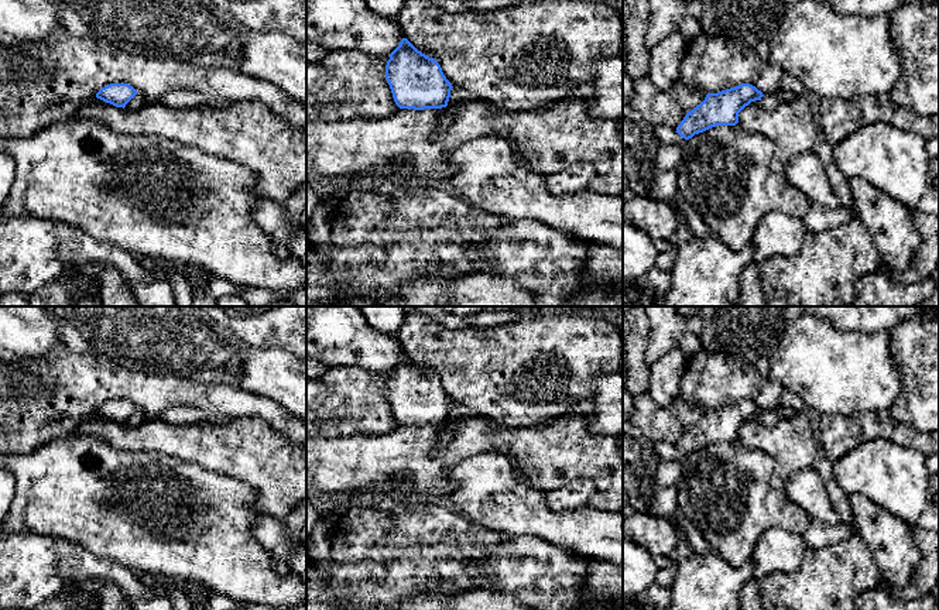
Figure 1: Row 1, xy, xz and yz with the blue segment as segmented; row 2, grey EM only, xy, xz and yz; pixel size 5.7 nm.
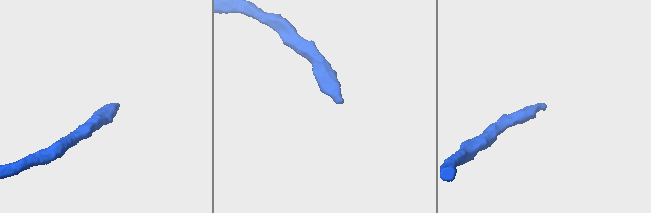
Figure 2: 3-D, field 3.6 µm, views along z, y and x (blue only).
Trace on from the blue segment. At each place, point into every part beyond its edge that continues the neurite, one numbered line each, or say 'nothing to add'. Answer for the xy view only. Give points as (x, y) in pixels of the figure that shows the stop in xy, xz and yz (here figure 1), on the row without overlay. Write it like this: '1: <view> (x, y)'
nothing to add

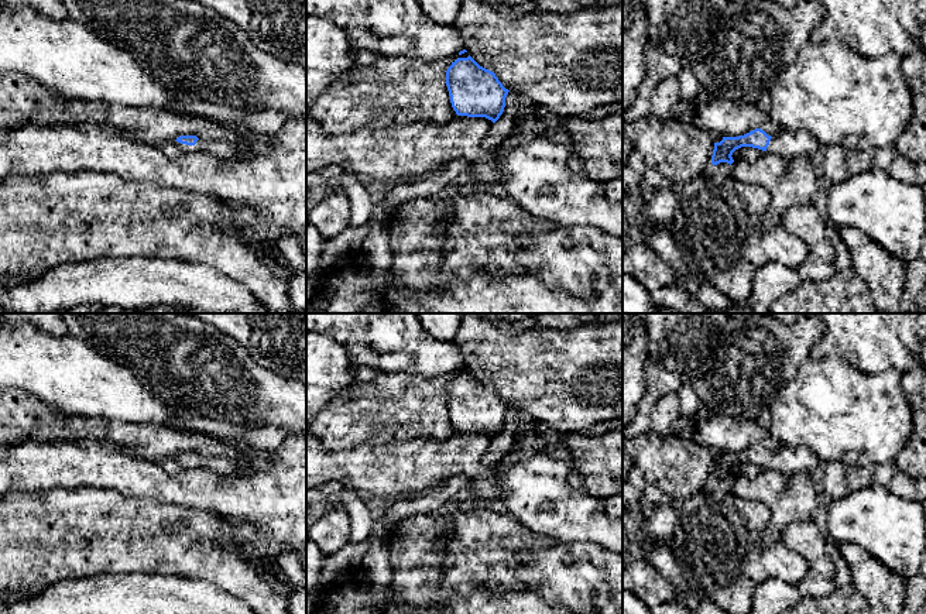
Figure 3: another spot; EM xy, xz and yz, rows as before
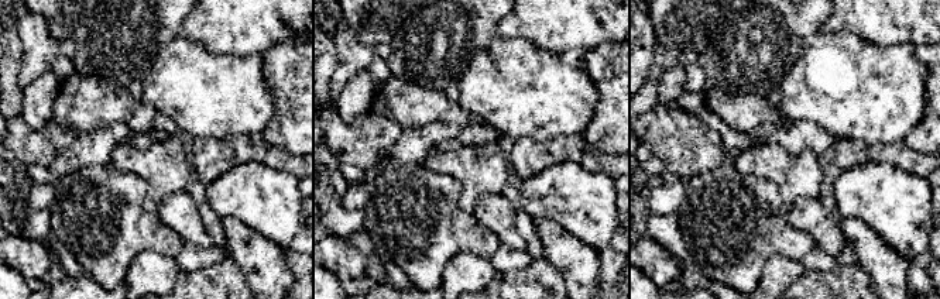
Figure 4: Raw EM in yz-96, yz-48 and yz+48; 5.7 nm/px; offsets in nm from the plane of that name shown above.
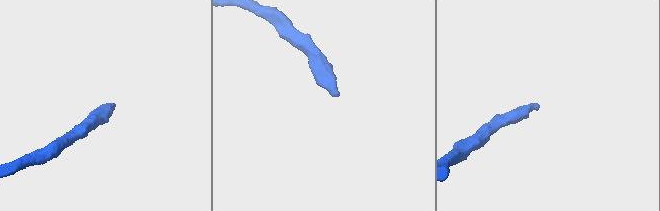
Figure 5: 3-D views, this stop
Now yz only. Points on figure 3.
1: yz (788, 460)

